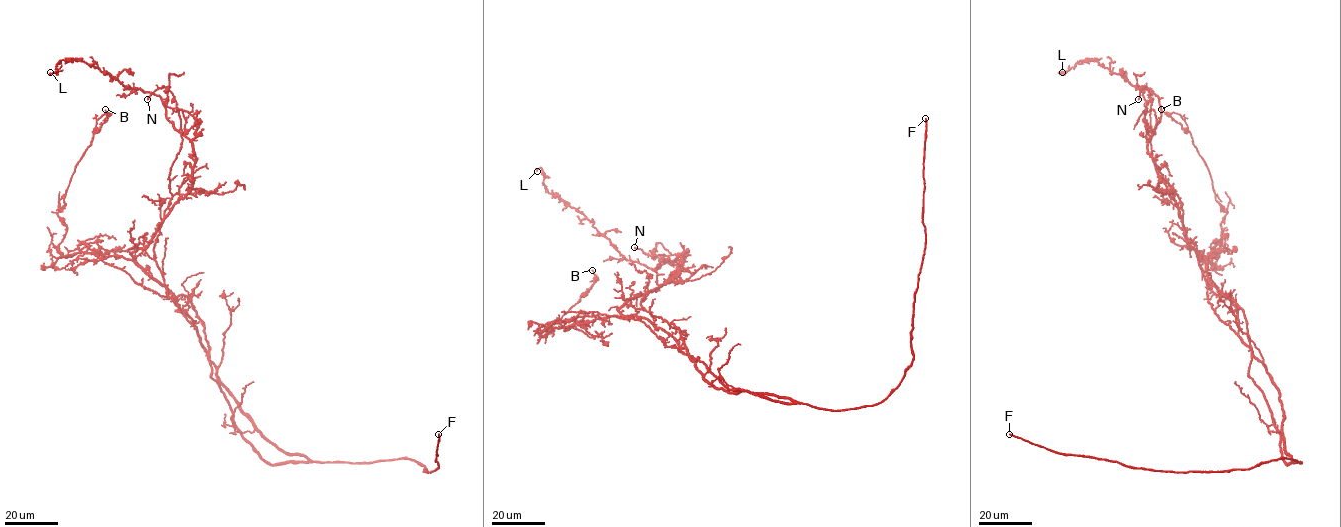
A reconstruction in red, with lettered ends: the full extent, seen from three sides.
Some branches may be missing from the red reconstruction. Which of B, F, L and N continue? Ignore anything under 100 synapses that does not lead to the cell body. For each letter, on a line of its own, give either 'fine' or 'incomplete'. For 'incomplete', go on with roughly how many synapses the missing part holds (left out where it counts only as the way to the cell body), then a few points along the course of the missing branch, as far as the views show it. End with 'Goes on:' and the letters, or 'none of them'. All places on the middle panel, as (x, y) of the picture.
B: fine
F: incomplete
L: fine
N: fine
Goes on: F

